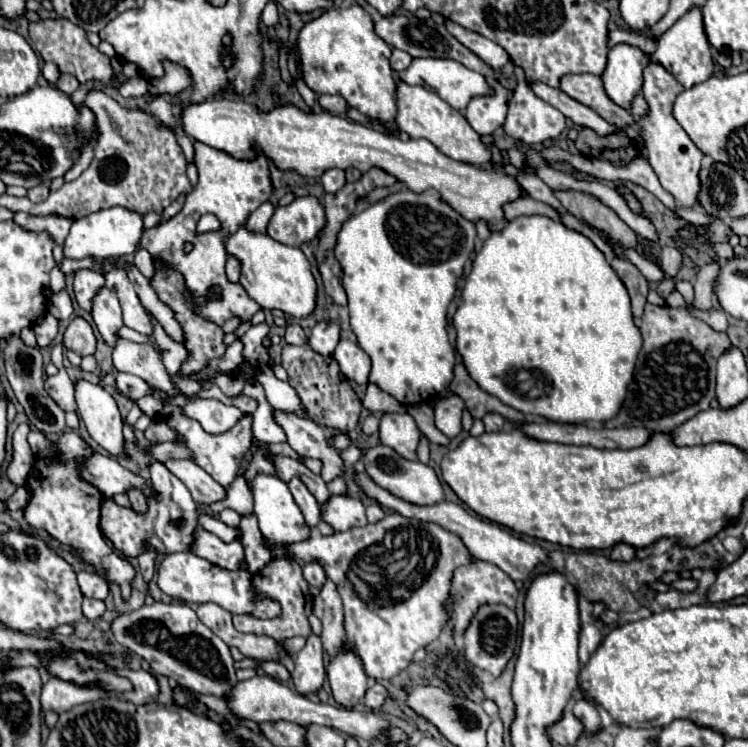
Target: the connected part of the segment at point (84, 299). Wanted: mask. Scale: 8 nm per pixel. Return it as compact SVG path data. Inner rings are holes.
M78 270L74 276L74 296L82 310L92 312L96 294L104 288L104 276L94 270Z

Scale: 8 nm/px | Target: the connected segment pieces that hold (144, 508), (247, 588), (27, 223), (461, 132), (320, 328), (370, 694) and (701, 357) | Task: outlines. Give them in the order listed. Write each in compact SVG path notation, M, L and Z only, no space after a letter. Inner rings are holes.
M132 490L132 494L128 494L130 498L130 504L132 504L132 510L138 512L140 516L144 516L148 512L148 504L146 504L146 498L138 492L138 490Z
M176 552L168 554L162 564L158 566L158 586L164 594L172 598L180 598L184 602L214 602L226 608L232 614L256 614L258 618L274 618L280 614L280 606L272 600L254 600L252 594L252 576L248 570L224 570L220 566L210 564L204 558L196 558L192 552Z
M16 212L14 214L14 218L12 218L18 226L22 226L24 230L32 230L32 232L48 232L50 236L62 236L62 242L64 242L64 238L68 236L68 230L70 230L70 224L72 224L72 220L68 220L68 218L64 218L64 216L32 216L32 214L24 214L24 212Z
M398 82L396 94L398 94L396 124L410 138L430 140L440 152L444 152L448 158L456 162L466 162L472 166L488 166L492 162L492 146L486 144L476 130L472 130L462 112L448 106L436 92L426 90L422 86L408 86L404 82Z
M320 320L308 336L308 344L312 346L312 350L316 350L322 356L332 356L338 346L338 340L340 326L334 320Z
M376 682L376 684L372 684L372 686L366 690L362 702L364 702L368 708L378 710L378 708L384 704L384 700L386 700L386 690L384 690L382 684Z
M646 304L640 332L644 346L636 362L636 374L628 388L628 396L620 414L604 426L648 426L656 432L668 432L710 408L716 388L716 362L732 344L728 334L712 330L702 320L690 316L686 308Z

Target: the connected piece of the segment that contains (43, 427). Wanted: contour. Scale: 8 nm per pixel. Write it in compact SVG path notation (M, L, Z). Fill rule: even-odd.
M12 334L10 338L6 338L2 358L4 358L4 364L6 364L6 378L8 378L8 382L10 382L12 390L14 390L16 400L22 404L30 424L36 426L44 434L60 434L60 432L64 432L66 430L64 410L44 390L44 364L42 364L40 350L38 348L28 348L18 334Z

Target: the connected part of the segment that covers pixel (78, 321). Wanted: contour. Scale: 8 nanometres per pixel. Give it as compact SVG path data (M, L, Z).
M74 318L64 332L64 346L80 356L94 354L96 336L92 332L92 326L84 318Z

